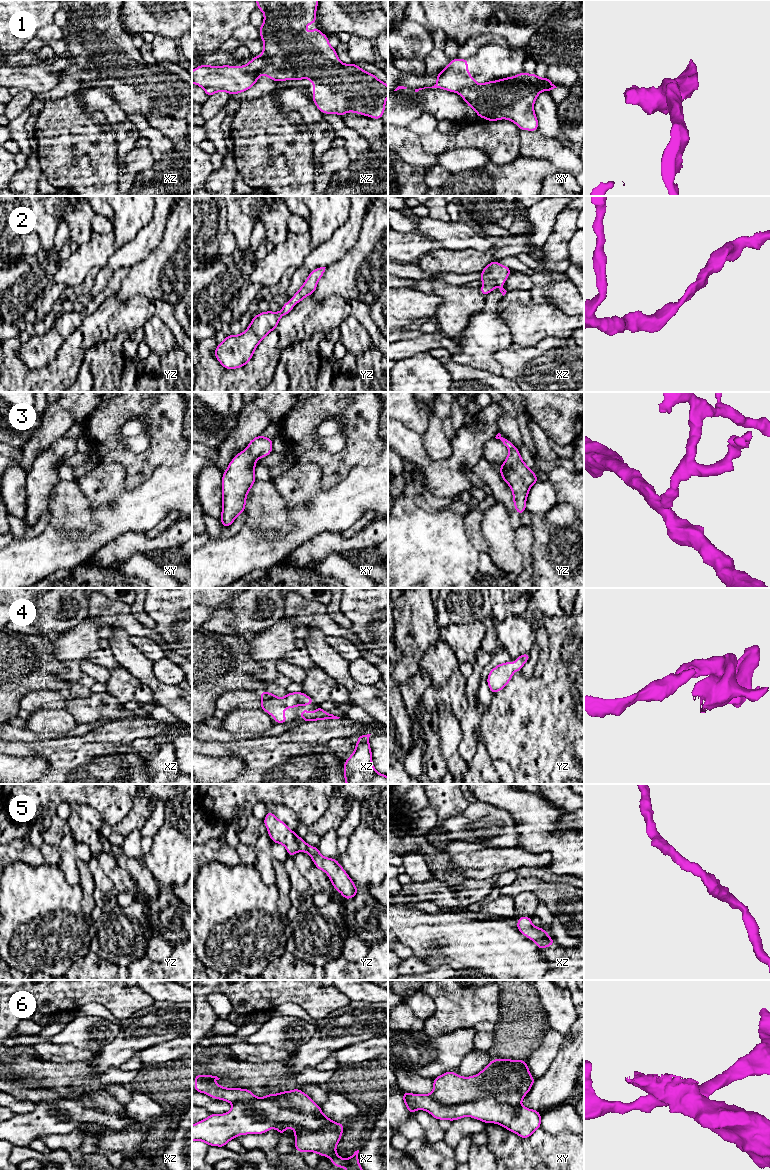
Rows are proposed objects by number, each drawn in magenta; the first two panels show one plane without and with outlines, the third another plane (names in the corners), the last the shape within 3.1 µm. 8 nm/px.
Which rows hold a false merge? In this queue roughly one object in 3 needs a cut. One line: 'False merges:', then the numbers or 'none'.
False merges: 1, 6

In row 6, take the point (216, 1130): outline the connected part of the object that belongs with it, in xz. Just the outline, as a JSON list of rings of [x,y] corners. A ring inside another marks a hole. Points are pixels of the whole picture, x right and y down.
[[[270,1099],[256,1100],[252,1104],[252,1111],[249,1113],[244,1103],[237,1102],[225,1114],[210,1114],[192,1125],[192,1141],[225,1147],[228,1141],[238,1135],[264,1134],[278,1124],[299,1125],[317,1131],[333,1122],[325,1115],[302,1113]]]

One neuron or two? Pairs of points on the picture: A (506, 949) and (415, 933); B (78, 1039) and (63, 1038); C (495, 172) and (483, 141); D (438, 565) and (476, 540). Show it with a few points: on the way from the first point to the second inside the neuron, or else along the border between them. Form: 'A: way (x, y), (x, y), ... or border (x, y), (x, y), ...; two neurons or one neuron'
A: way (483, 945), (463, 944), (443, 934), (438, 934); one neuron
B: way (74, 1038), (67, 1038); one neuron
C: border (515, 158), (507, 163), (490, 163); two neurons
D: border (463, 521), (466, 537), (479, 552); two neurons

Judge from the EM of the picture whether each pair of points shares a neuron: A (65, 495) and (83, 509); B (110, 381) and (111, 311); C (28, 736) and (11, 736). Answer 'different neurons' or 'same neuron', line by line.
A: same neuron
B: different neurons
C: same neuron

